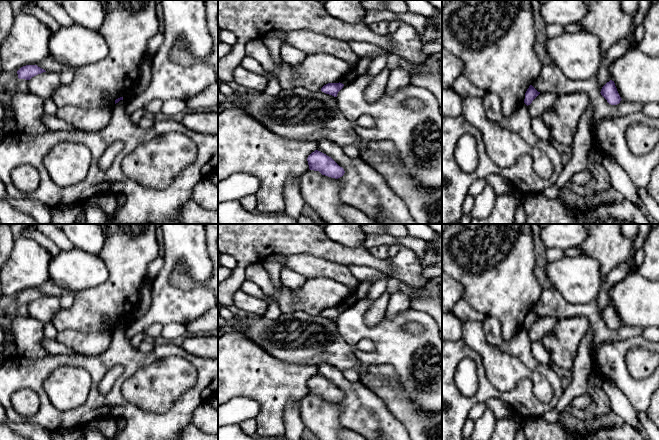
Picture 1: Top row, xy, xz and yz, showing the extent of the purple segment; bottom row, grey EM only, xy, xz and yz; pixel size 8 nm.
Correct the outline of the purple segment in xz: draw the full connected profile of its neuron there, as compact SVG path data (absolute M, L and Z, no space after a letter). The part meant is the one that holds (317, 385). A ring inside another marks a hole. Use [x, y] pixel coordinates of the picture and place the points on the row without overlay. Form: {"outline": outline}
{"outline": "M315 374L308 382L308 389L310 394L319 395L322 399L338 403L345 397L344 393L340 391L331 381Z"}

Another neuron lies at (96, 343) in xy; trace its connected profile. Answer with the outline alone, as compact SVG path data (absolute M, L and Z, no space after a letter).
M75 329L58 332L56 340L83 355L99 355L112 342L112 332L84 333Z

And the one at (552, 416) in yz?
M557 409L547 411L541 418L548 423L556 423L559 421L560 412Z

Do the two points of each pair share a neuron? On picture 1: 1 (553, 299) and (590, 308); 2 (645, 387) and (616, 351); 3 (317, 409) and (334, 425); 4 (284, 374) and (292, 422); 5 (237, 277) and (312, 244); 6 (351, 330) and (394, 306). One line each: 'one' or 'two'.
1: one
2: one
3: one
4: two
5: one
6: two

